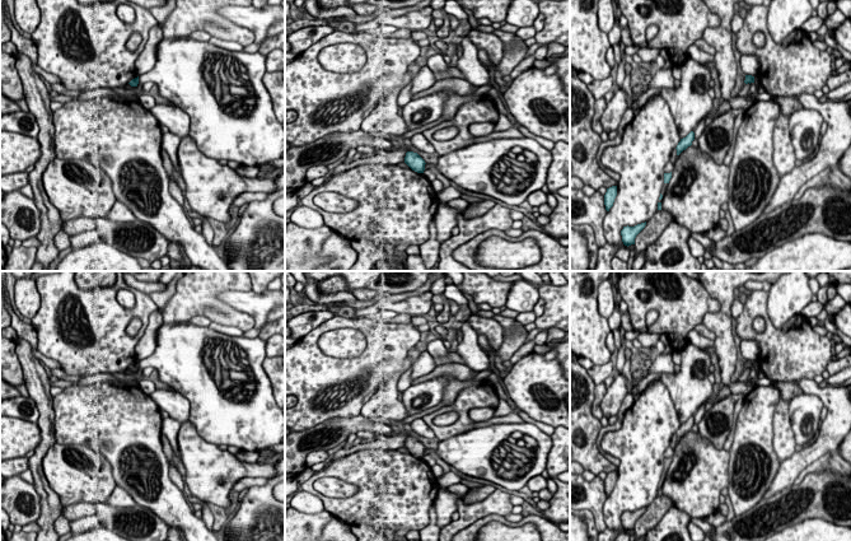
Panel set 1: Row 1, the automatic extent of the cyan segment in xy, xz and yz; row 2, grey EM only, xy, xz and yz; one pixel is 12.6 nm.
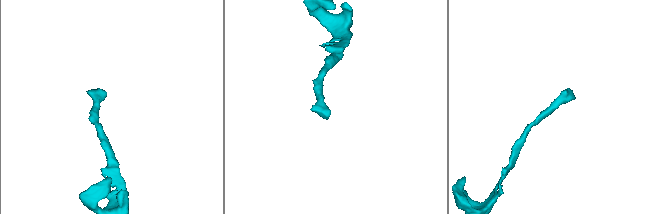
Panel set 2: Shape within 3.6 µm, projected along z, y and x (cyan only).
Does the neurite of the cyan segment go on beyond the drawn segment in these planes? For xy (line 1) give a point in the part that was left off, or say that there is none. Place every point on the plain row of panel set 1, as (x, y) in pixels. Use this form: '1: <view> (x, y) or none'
1: none

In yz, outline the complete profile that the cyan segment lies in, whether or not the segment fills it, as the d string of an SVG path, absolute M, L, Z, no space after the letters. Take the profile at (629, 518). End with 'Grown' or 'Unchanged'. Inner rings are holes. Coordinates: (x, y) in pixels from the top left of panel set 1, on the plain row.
M646 507L637 509L635 512L623 512L623 514L621 516L621 521L622 521L622 527L625 531L631 531L635 530L635 523L636 521L645 513Z. Unchanged

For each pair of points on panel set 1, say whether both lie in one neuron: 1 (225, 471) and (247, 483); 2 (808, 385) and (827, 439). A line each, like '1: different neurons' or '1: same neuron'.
1: different neurons
2: same neuron

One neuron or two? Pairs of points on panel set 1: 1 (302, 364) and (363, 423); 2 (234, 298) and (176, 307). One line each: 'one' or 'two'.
1: two
2: two

